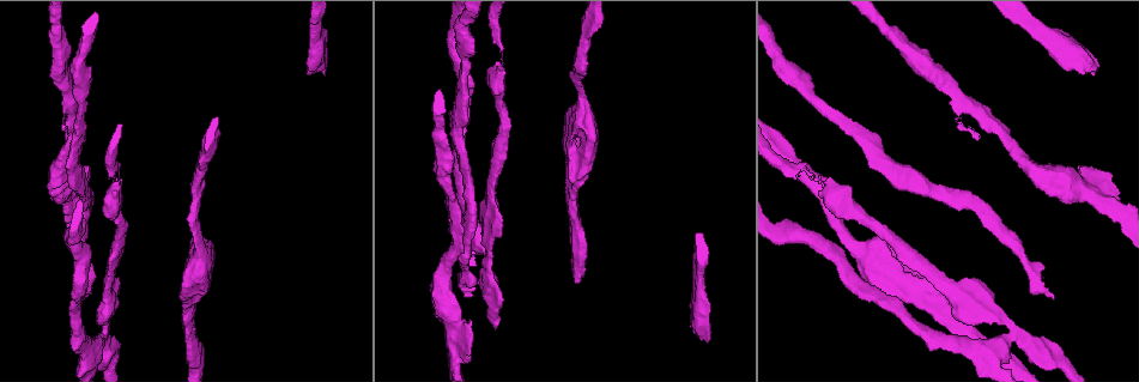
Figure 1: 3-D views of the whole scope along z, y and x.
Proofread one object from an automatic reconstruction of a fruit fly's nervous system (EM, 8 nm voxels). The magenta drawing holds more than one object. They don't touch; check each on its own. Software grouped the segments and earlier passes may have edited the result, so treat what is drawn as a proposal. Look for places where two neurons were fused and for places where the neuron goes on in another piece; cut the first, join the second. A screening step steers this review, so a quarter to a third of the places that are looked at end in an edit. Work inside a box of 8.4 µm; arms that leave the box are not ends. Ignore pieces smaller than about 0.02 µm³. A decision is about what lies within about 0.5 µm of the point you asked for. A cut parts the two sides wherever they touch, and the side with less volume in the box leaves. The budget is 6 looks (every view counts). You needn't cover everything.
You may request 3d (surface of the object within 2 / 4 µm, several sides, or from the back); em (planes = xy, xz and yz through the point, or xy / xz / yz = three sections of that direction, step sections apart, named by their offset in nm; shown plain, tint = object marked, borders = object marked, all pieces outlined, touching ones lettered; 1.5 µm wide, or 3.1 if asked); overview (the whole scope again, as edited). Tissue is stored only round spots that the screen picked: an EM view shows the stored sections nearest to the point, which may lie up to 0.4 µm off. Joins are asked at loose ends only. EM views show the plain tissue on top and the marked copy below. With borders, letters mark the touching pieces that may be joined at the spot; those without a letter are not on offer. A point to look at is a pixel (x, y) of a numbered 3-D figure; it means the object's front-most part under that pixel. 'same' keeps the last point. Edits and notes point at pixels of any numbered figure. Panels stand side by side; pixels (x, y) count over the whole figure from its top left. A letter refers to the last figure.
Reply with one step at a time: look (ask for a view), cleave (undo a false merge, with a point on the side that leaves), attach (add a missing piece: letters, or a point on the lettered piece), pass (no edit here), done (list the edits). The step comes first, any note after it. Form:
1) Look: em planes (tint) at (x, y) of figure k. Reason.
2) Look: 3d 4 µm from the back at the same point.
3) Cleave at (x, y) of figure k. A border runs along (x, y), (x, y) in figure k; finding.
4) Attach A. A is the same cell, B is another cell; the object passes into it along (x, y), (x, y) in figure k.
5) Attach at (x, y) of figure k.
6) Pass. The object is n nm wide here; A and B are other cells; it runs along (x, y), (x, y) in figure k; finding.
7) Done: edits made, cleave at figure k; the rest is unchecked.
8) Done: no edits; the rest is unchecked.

Look: em planes (tint) at (502, 306) of figure 1. An open end.

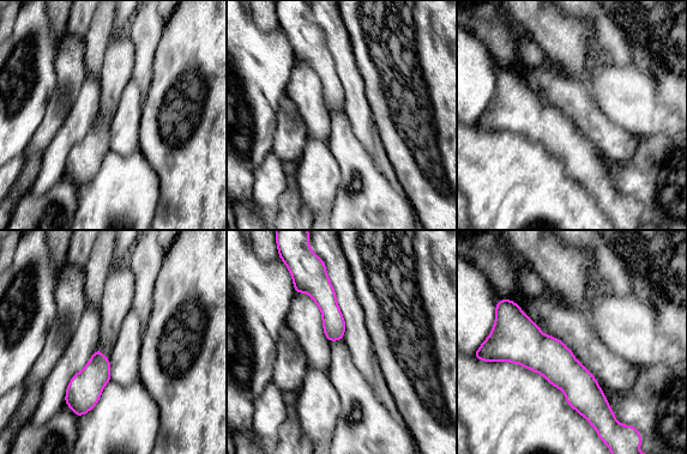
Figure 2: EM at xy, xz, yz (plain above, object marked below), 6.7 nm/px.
Look: em planes (borders) at the same point. What lies round it.

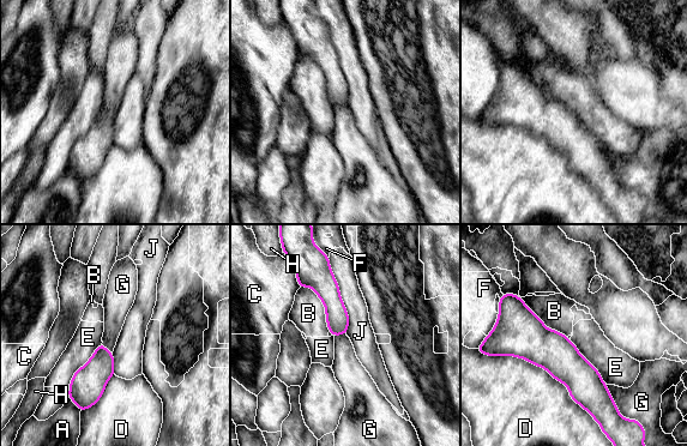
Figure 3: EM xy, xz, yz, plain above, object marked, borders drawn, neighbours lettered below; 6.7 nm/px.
Pass. The longest contact is with D, 800 nm; A, B, C, D, E, F, G, H and J are other cells; a border runs along (603, 383), (618, 409) in figure 3; none of them fits.

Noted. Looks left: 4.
Look: 3d 2 µm from the back at (500, 236) of figure 1. Branch stops here.

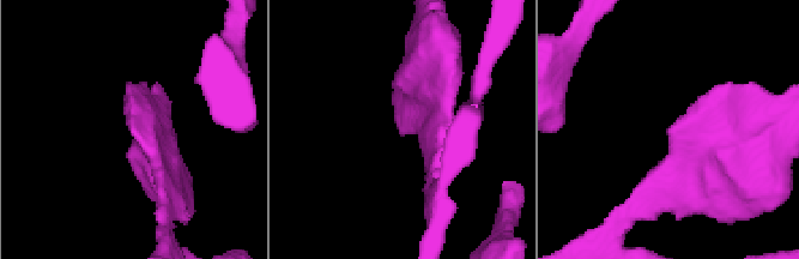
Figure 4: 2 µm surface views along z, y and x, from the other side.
Look: em xy step 8 (tint) at (674, 125) of figure 4.

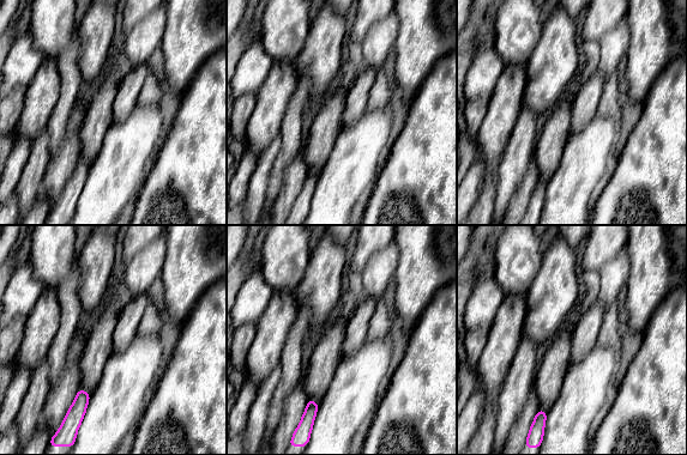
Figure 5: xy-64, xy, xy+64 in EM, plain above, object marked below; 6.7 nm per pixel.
Look: em yz step 8 (borders) at the same point.

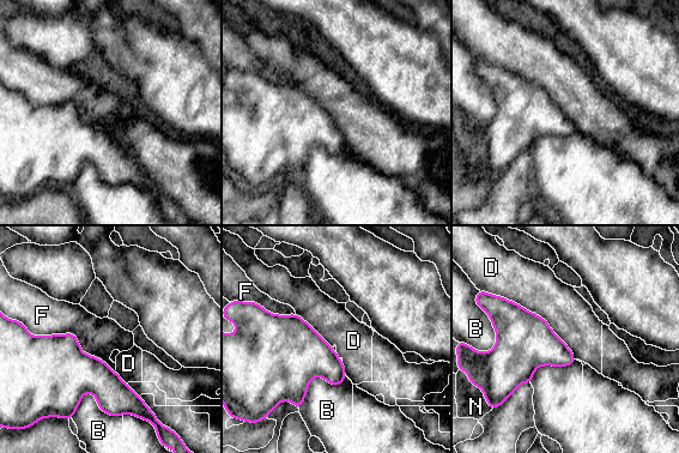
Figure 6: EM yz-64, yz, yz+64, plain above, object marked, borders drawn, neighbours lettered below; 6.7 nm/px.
Pass. B, D, F and N are other cells; a border runs along (497, 295), (541, 316), (575, 358) in figure 6; no lettered piece goes on from it.

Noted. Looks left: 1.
Done: no edits; the rest is unchecked.

